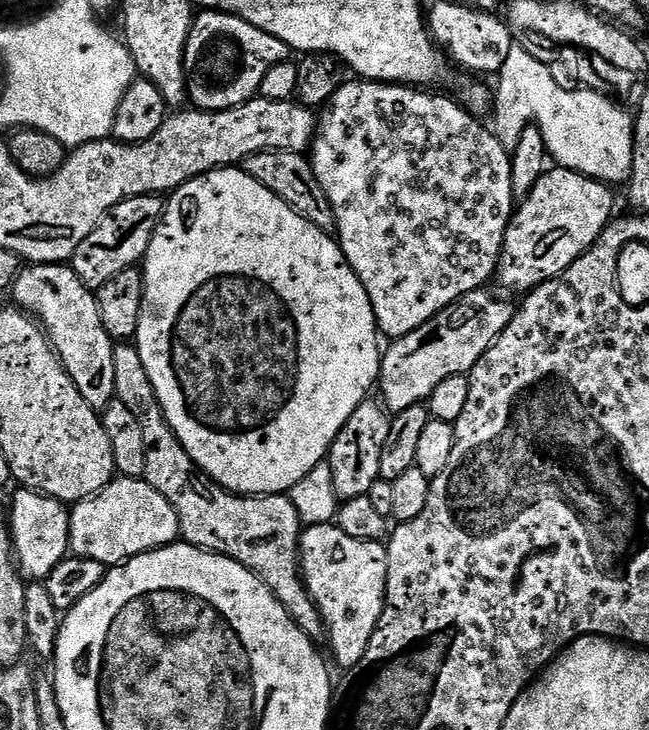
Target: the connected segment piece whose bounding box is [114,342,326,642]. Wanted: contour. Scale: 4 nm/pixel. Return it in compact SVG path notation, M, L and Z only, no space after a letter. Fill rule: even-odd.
M120 342L114 347L115 399L121 400L138 418L142 426L142 438L146 438L146 466L143 479L158 490L174 506L180 519L180 536L183 543L193 544L205 552L217 552L237 560L244 568L255 572L269 590L280 599L280 605L292 616L313 642L325 639L326 629L312 594L304 584L300 570L300 515L291 495L241 496L227 492L221 484L215 484L178 442L172 428L166 422L154 386L146 374L146 366L138 354L135 343Z

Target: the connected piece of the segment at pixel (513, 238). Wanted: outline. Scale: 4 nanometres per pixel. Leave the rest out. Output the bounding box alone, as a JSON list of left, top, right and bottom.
[498,167,616,294]

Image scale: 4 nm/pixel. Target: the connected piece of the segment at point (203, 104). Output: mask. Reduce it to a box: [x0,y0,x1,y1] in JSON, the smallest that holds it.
[184,10,290,112]

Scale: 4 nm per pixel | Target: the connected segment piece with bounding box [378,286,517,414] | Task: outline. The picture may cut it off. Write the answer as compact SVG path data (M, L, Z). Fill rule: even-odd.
M492 286L475 288L462 299L455 300L446 306L430 322L418 326L405 336L397 336L392 344L383 349L380 358L380 378L378 381L379 399L389 413L399 414L410 410L410 406L424 404L428 395L438 386L438 382L446 382L446 378L467 376L472 367L486 354L486 350L510 326L512 315L517 305L507 291L495 292Z

